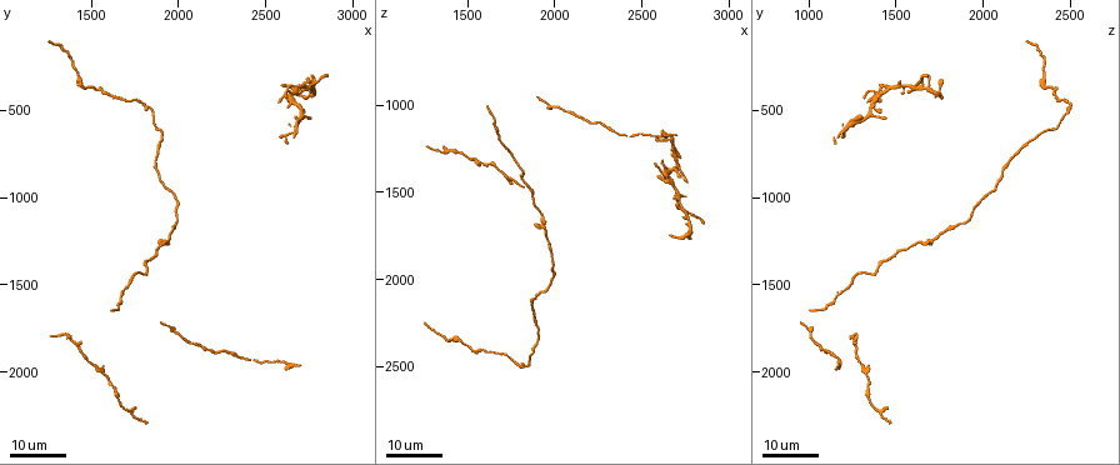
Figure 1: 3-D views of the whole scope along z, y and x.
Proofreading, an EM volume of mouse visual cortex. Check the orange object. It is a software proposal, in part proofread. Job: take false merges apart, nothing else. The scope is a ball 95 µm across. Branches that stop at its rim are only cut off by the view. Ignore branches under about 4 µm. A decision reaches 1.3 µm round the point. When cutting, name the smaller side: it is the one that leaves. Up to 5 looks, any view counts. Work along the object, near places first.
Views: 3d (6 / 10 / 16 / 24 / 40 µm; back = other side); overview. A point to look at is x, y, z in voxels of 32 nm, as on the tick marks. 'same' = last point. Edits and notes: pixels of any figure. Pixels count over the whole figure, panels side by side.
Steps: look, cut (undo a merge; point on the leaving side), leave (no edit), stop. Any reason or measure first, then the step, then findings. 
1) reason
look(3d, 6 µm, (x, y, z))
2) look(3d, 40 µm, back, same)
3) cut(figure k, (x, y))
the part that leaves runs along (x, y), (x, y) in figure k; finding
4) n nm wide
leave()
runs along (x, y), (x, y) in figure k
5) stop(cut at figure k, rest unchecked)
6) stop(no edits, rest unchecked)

four or more arms meet
look(3d, 16 µm, (2760, 400, 1740))

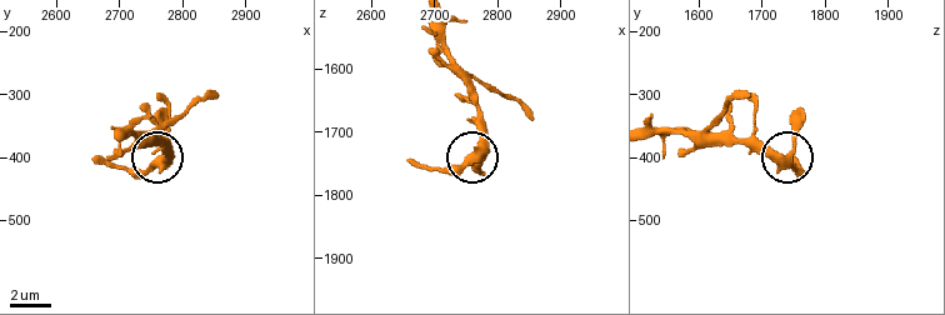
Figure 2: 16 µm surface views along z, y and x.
closer look
look(3d, 6 µm, same)

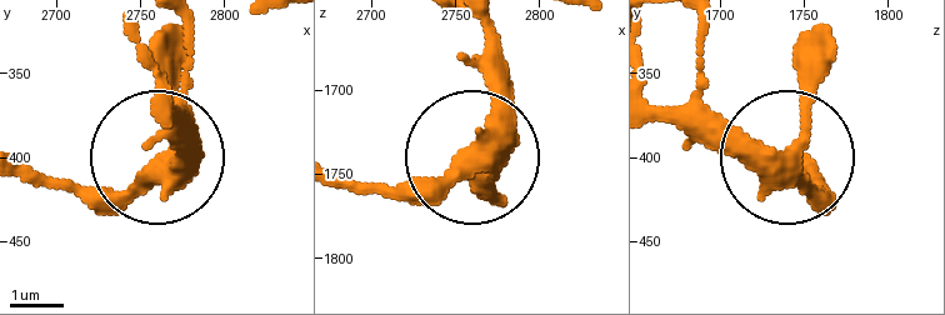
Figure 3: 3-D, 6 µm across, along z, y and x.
310 nm wide
leave()
one neuron here

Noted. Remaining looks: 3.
calibre changes
look(3d, 16 µm, (1460, 360, 2360))

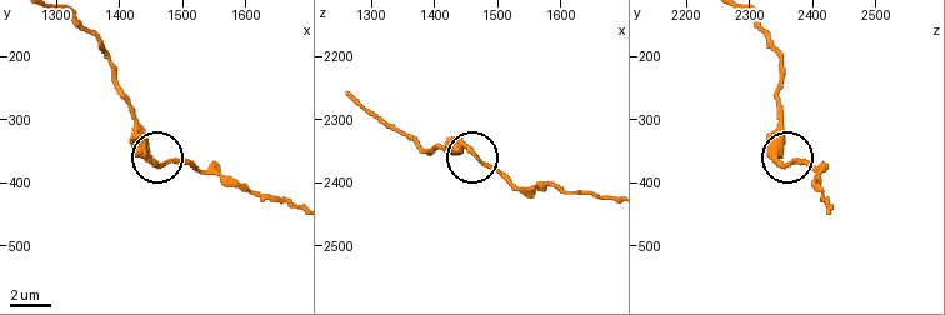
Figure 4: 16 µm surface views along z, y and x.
look(3d, 6 µm, (1455, 370, 2350))

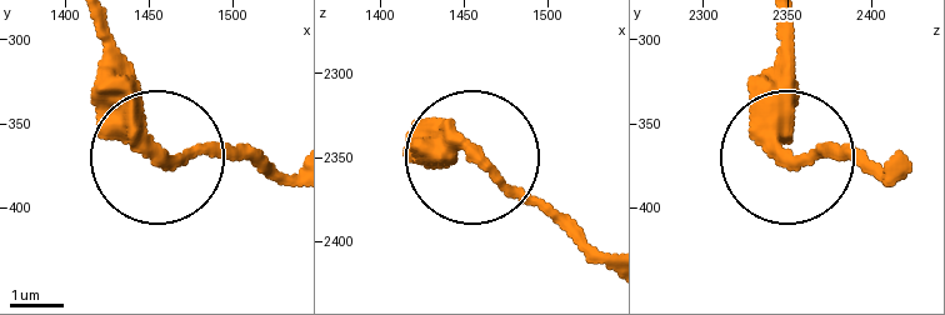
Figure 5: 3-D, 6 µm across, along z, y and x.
leave()
runs along (290, 188), (236, 160), (160, 156), (133, 66), (101, 26) in figure 5; one neuron here

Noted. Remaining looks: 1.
stop(no edits, rest unchecked)

